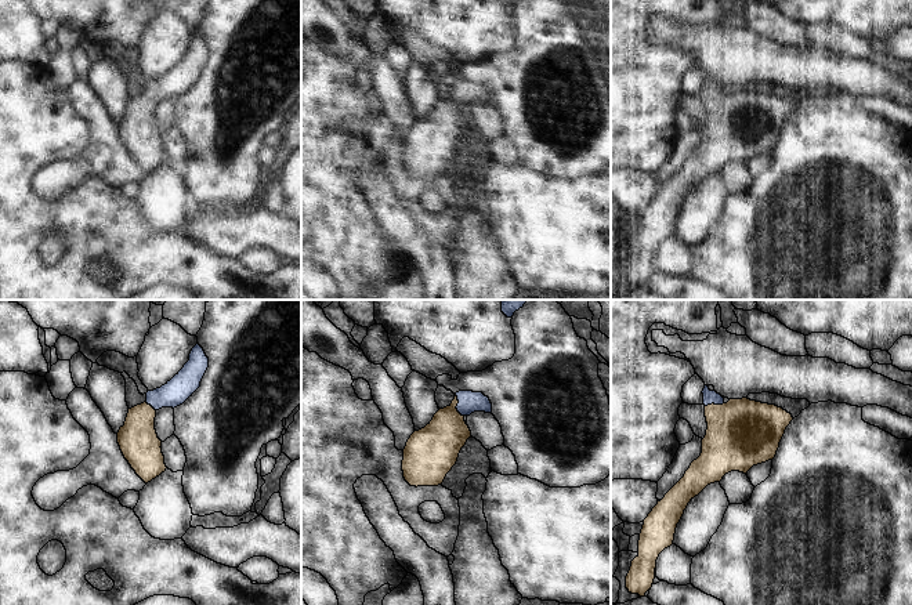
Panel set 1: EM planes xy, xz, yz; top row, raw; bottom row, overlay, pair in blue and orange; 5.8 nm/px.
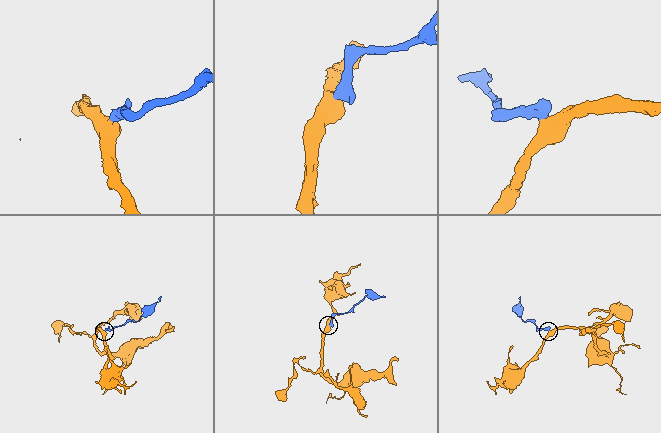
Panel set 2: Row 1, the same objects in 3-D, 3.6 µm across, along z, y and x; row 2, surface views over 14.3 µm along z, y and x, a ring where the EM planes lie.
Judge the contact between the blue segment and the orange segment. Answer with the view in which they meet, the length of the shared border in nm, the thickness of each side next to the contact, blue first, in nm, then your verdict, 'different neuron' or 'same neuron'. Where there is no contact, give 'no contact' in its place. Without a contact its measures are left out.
meets blue in xz; contact 140 nm long; 130 nm thick on the blue side, 260 nm on the other; same neuron

